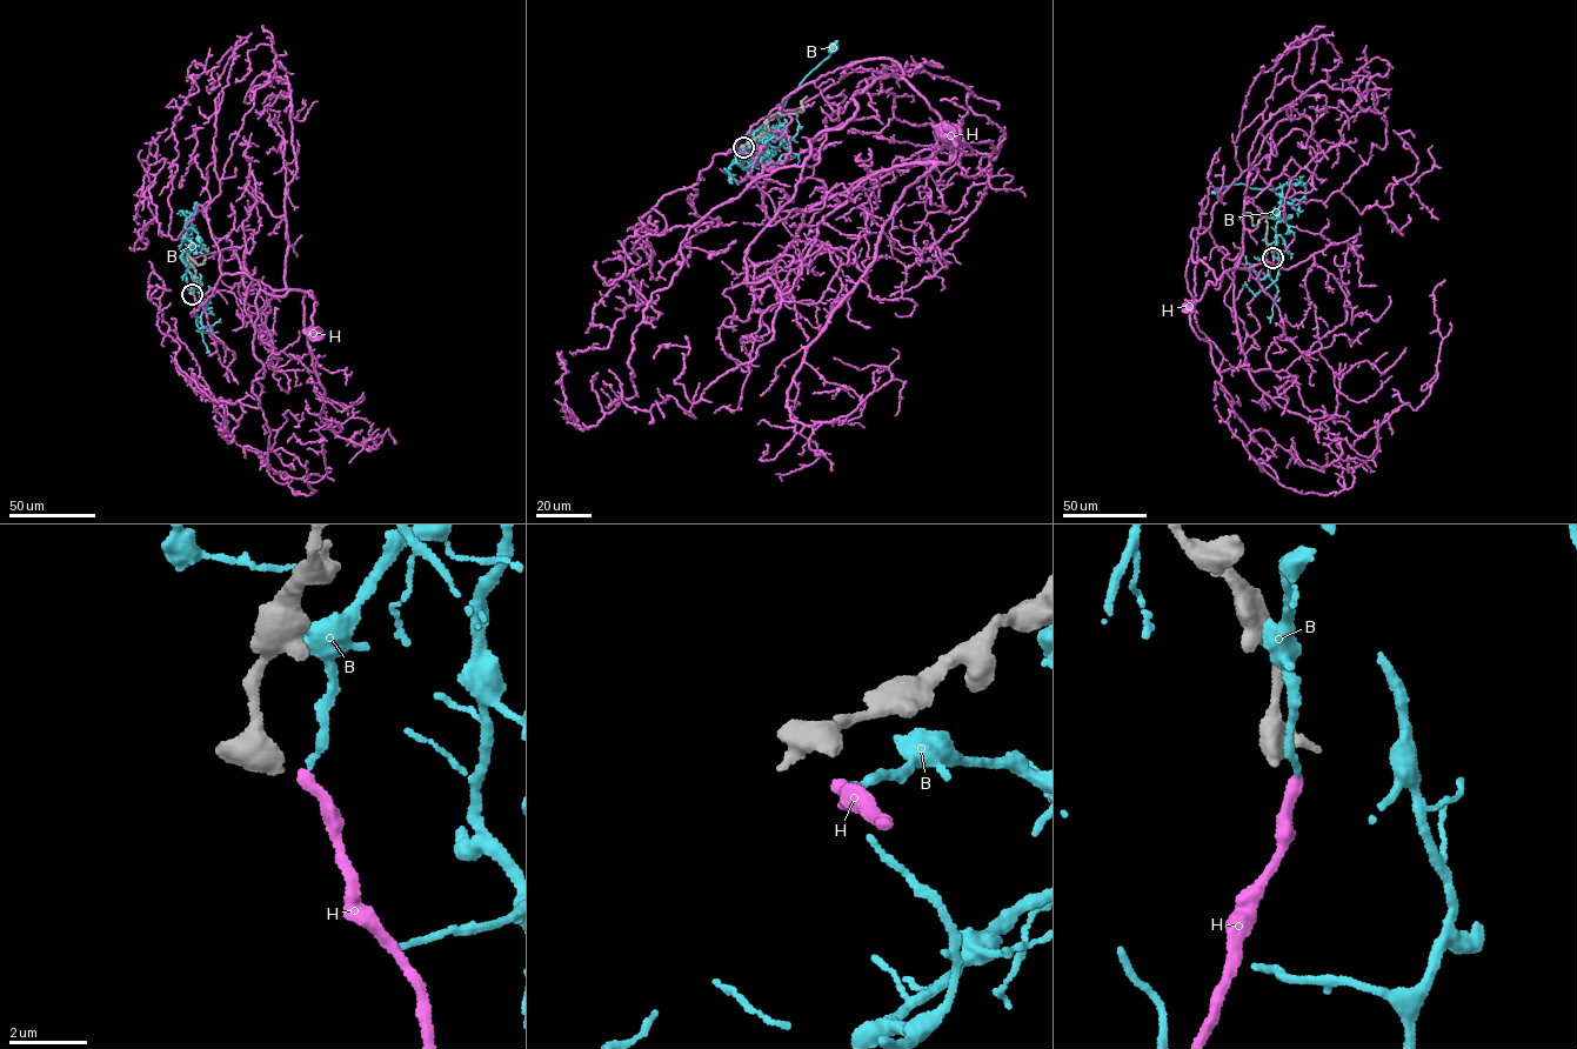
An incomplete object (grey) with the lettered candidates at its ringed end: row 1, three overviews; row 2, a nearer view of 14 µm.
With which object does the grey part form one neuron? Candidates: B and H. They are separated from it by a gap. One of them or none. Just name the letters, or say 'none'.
none

